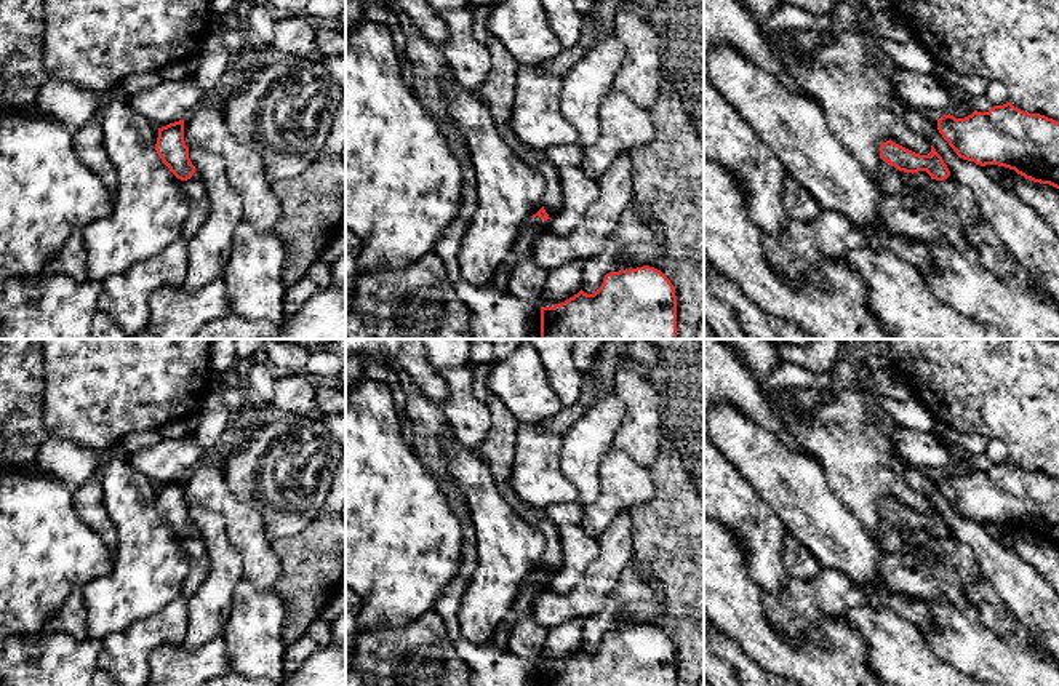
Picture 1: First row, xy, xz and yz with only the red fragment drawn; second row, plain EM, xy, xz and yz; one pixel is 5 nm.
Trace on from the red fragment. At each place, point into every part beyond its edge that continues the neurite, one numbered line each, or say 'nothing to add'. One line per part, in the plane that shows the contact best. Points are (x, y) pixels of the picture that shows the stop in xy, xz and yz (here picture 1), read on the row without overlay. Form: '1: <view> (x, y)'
1: yz (893, 541)

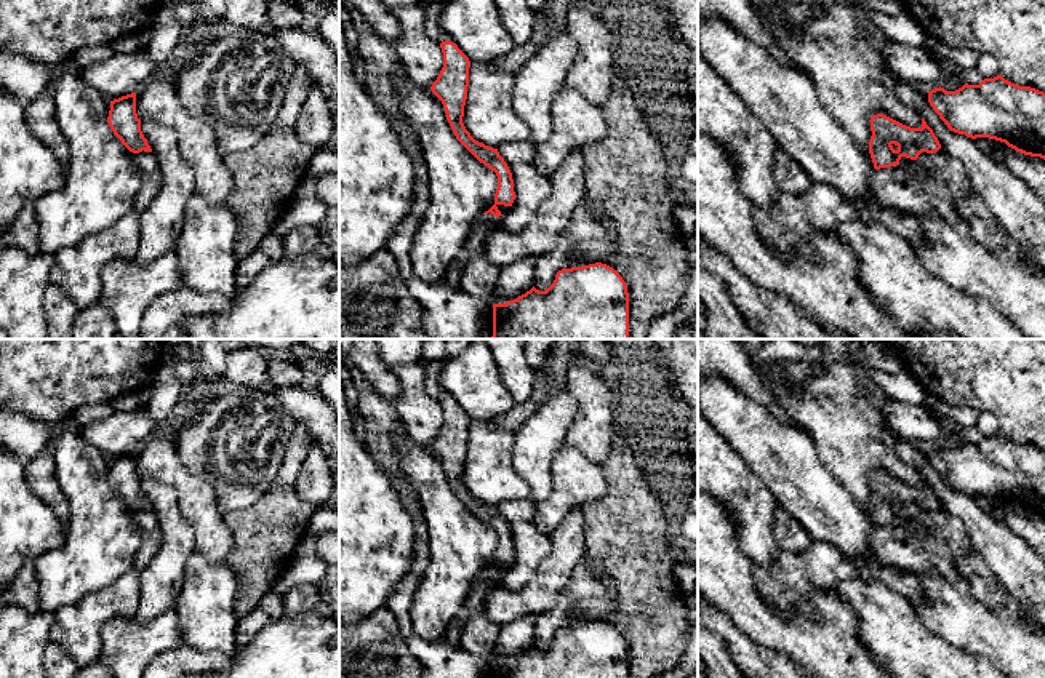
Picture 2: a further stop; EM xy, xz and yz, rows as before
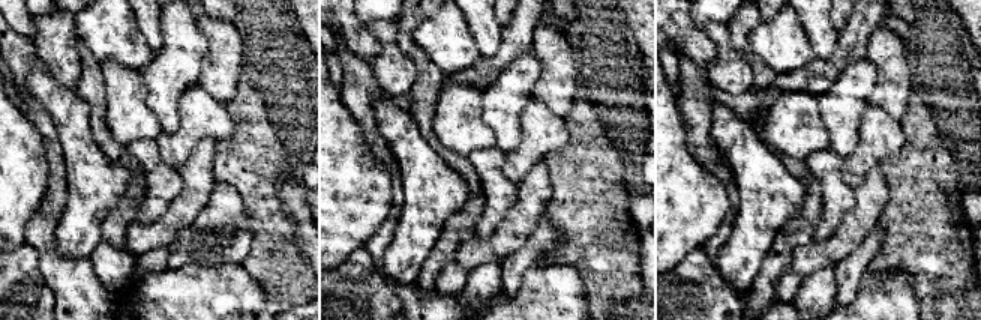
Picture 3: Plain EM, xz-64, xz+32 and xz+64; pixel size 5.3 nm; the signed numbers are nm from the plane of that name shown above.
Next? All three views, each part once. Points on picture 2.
1: xz (432, 366)

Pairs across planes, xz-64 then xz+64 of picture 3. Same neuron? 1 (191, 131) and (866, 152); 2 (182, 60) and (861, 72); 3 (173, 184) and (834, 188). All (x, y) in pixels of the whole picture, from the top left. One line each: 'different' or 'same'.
1: same
2: same
3: same

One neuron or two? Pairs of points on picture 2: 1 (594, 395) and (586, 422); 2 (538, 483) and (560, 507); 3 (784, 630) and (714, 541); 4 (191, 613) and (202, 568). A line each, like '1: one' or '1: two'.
1: one
2: two
3: one
4: one

